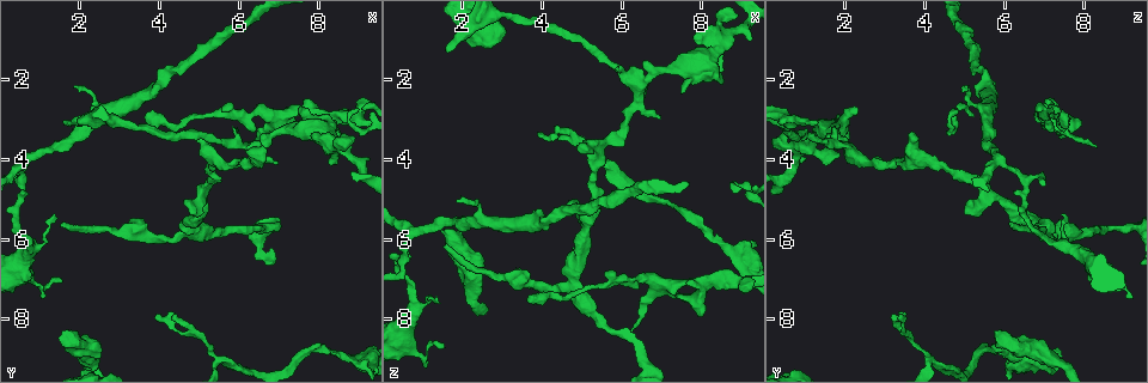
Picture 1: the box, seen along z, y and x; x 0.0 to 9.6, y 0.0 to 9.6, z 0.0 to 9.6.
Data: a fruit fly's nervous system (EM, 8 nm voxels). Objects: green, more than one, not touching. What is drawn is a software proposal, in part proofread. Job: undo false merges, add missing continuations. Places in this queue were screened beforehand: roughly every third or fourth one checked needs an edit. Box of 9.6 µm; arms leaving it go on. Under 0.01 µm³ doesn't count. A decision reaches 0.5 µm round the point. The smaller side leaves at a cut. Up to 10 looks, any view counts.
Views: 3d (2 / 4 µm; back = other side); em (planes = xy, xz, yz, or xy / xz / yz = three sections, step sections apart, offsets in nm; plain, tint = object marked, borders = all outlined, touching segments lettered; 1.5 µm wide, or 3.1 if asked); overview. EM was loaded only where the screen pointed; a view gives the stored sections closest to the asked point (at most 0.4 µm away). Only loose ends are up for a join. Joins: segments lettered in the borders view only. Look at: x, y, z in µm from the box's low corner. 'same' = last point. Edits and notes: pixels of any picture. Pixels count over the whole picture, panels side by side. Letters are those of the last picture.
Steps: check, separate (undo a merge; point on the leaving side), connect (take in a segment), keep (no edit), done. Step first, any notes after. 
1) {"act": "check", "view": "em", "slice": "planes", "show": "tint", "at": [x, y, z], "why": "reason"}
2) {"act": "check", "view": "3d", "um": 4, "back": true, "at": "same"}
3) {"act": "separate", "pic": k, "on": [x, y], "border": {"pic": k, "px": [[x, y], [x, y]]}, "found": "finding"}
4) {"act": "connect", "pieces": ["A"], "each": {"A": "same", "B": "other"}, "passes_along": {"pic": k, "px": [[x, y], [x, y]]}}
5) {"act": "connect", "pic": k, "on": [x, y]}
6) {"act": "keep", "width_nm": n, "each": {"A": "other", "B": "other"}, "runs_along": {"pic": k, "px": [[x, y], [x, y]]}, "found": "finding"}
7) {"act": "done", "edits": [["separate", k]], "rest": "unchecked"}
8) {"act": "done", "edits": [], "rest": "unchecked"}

{"act": "check", "view": "3d", "um": 4, "at": [1.50, 8.45, 5.75], "why": "free end"}

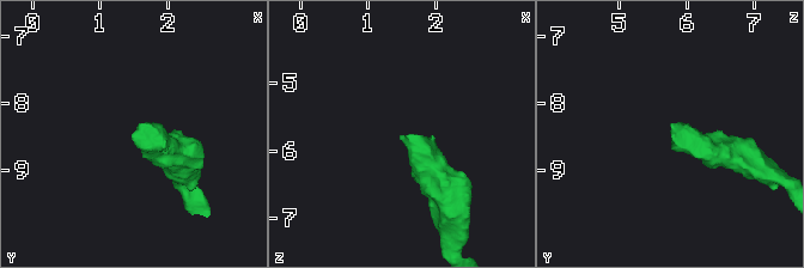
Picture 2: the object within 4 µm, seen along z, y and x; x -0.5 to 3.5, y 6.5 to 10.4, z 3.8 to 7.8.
{"act": "check", "view": "em", "slice": "planes", "show": "borders", "at": [1.50, 8.50, 5.80]}

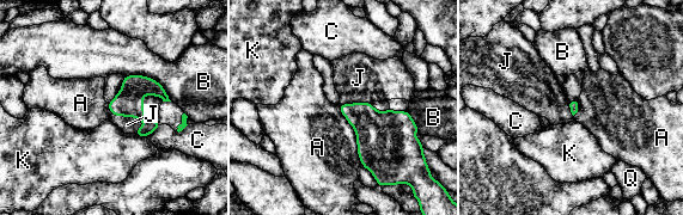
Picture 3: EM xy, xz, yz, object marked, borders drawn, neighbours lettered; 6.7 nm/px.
{"act": "connect", "pieces": ["J"], "each": {"A": "other", "B": "other", "C": "other", "J": "same", "K": "other", "Q": "other"}, "found": "the cell continues"}

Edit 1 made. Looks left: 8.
{"act": "check", "view": "overview", "why": "redraw"}

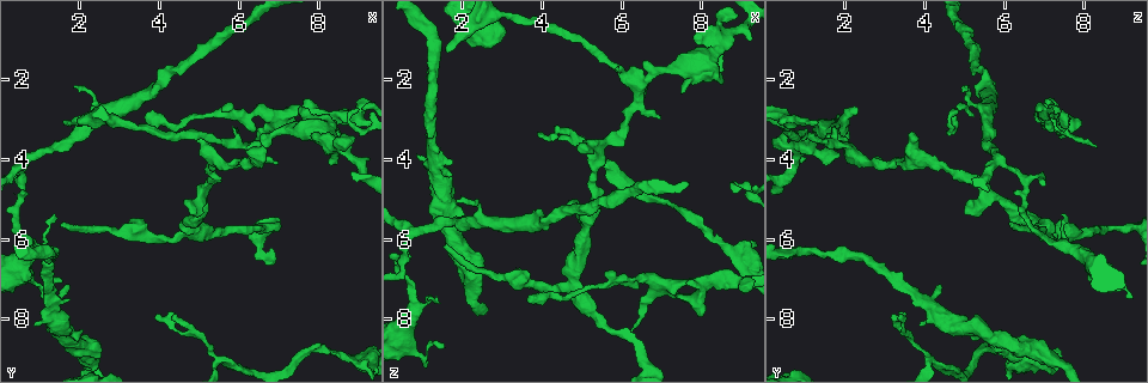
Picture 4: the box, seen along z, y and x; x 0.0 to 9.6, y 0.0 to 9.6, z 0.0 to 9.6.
{"act": "check", "view": "em", "slice": "planes", "show": "plain", "at": [1.70, 7.25, 4.35], "why": "free end"}

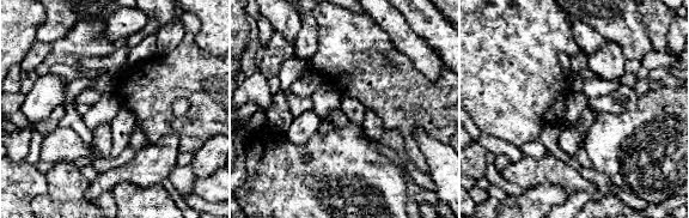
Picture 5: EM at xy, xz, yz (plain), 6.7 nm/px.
{"act": "check", "view": "em", "slice": "planes", "show": "borders", "at": "same", "why": "see the neighbours"}

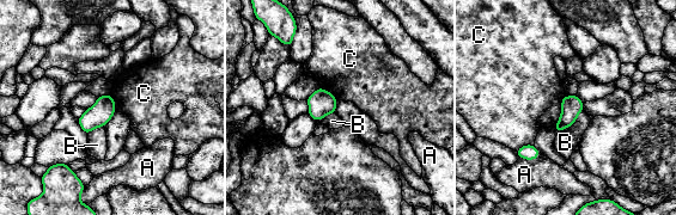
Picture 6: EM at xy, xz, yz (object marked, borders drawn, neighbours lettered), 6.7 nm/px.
{"act": "keep", "each": {"A": "other", "B": "other", "C": "other"}, "border": {"pic": 6, "px": [[565, 94], [560, 117], [553, 127]]}, "found": "no lettered segment goes on from it"}

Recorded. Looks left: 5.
{"act": "check", "view": "3d", "um": 2, "at": [1.55, 7.10, 8.75], "why": "an open end"}

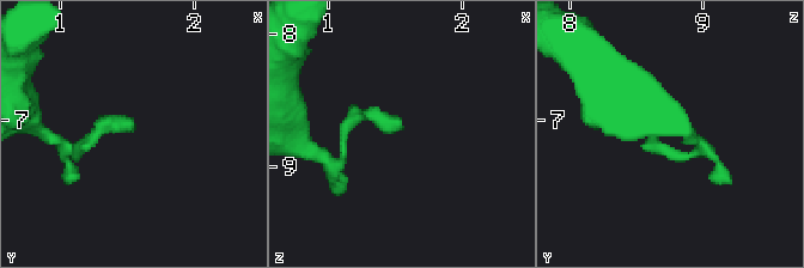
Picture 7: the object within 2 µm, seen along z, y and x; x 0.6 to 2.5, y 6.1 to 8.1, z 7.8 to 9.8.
{"act": "check", "view": "em", "slice": "planes", "show": "borders", "at": [1.54, 7.02, 8.70]}

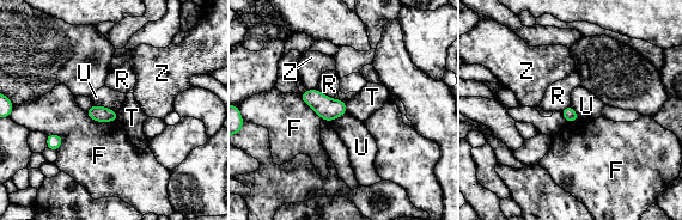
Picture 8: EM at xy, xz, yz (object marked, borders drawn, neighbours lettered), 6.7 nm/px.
{"act": "keep", "each": {"F": "other", "R": "other", "T": "other", "U": "other", "Z": "other"}, "border": {"pic": 8, "px": [[95, 104], [110, 108], [116, 114]]}, "found": "none of them fits"}

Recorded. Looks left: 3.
{"act": "check", "view": "em", "slice": "xz", "step": 4, "show": "tint", "at": [5.60, 9.05, 4.15]}

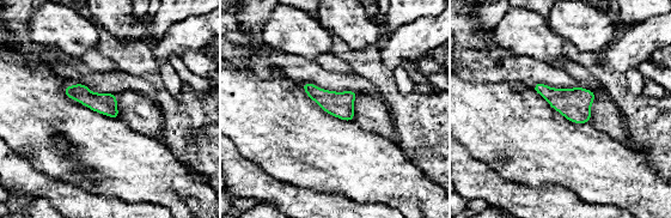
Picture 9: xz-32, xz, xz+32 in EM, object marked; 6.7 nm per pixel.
{"act": "check", "view": "em", "slice": "planes", "show": "borders", "at": "same"}

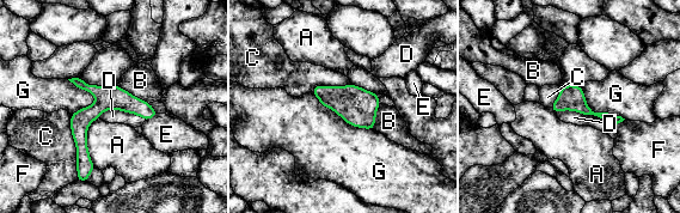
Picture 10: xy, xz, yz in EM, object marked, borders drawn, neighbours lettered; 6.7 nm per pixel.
{"act": "keep", "longest_contact_nm": ["G", 500], "each": {"A": "other", "B": "other", "C": "other", "D": "other", "E": "other", "F": "other", "G": "other"}, "found": "all the same cell"}

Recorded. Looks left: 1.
{"act": "done", "edits": [["connect", 3]], "rest": "unchecked"}

